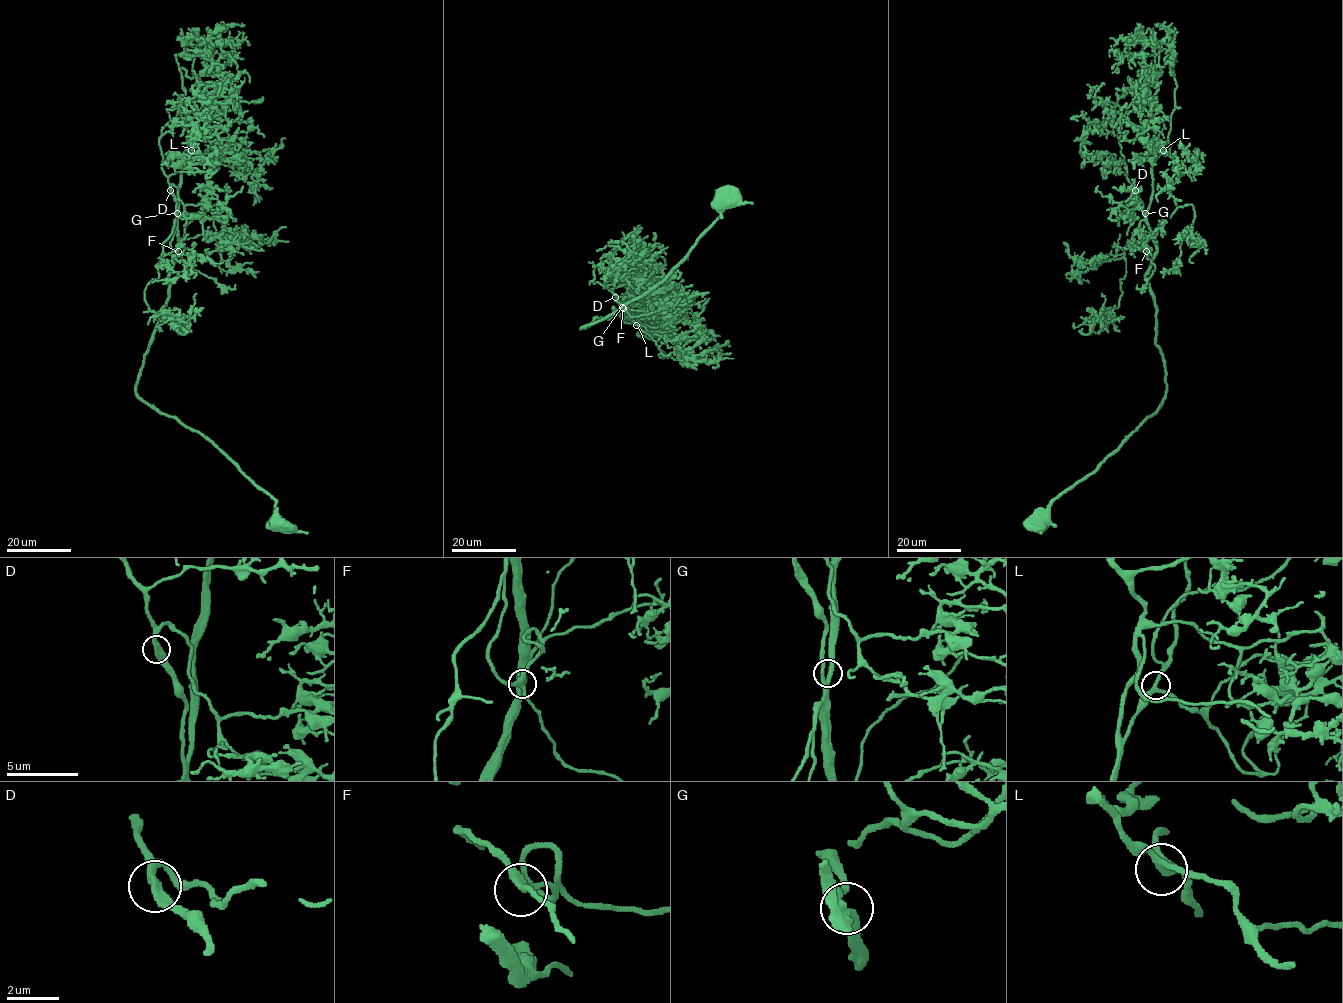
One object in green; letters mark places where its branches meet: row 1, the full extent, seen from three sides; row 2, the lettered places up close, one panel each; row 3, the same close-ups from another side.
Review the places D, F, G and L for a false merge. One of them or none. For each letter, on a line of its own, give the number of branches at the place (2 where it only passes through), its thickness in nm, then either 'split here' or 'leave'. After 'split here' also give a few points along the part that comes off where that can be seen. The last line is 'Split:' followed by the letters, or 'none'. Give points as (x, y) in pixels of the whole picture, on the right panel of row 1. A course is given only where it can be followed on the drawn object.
D: 2 branches meet; 420 nm thick; leave
F: 3 branches meet; 300 nm thick; leave
G: 3 branches meet; 280 nm thick; leave
L: 3 branches meet; 240 nm thick; leave
Split: none

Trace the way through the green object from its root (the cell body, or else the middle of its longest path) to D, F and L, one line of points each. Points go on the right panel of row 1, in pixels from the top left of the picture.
D: (1038, 525), (1047, 507), (1091, 474), (1165, 396), (1146, 277), (1156, 240), (1135, 190)
F: (1038, 525), (1047, 507), (1091, 474), (1165, 396), (1146, 277), (1156, 240), (1142, 220), (1139, 247), (1146, 251)
L: (1038, 525), (1047, 507), (1091, 474), (1165, 396), (1146, 277), (1156, 251), (1146, 211), (1152, 164), (1163, 150)

